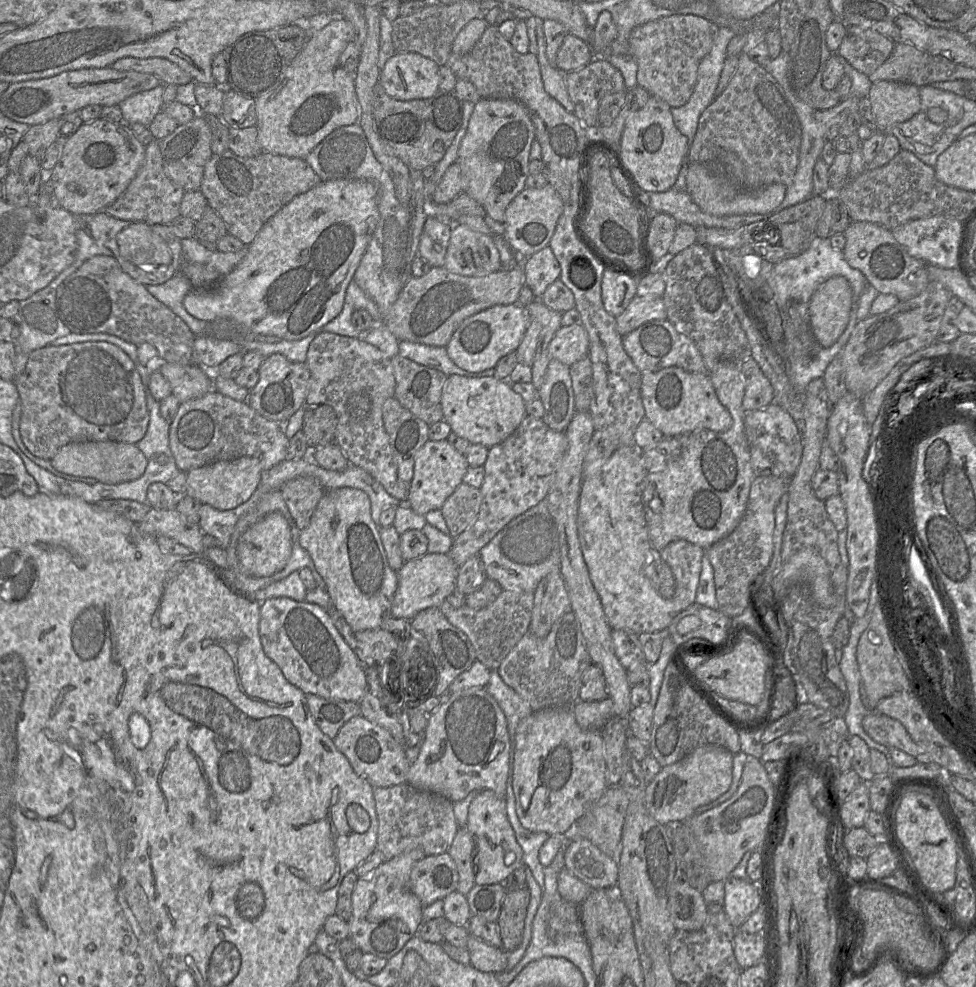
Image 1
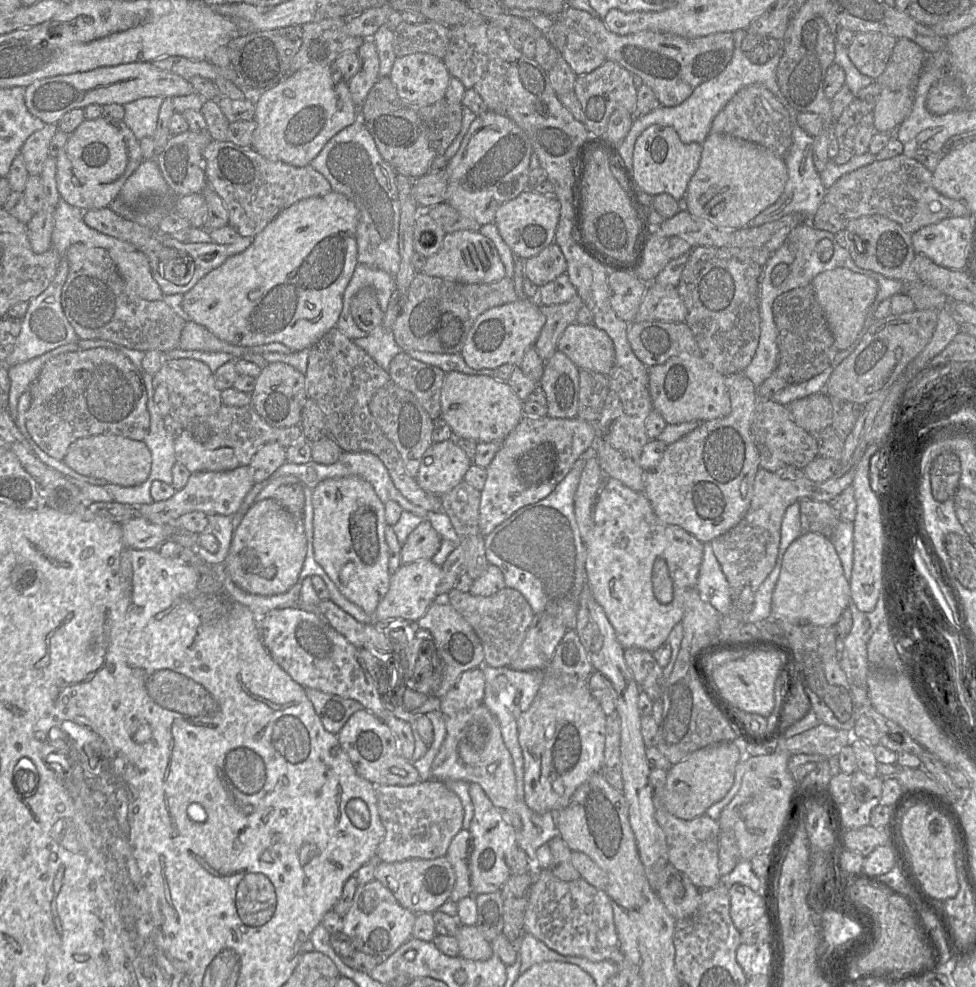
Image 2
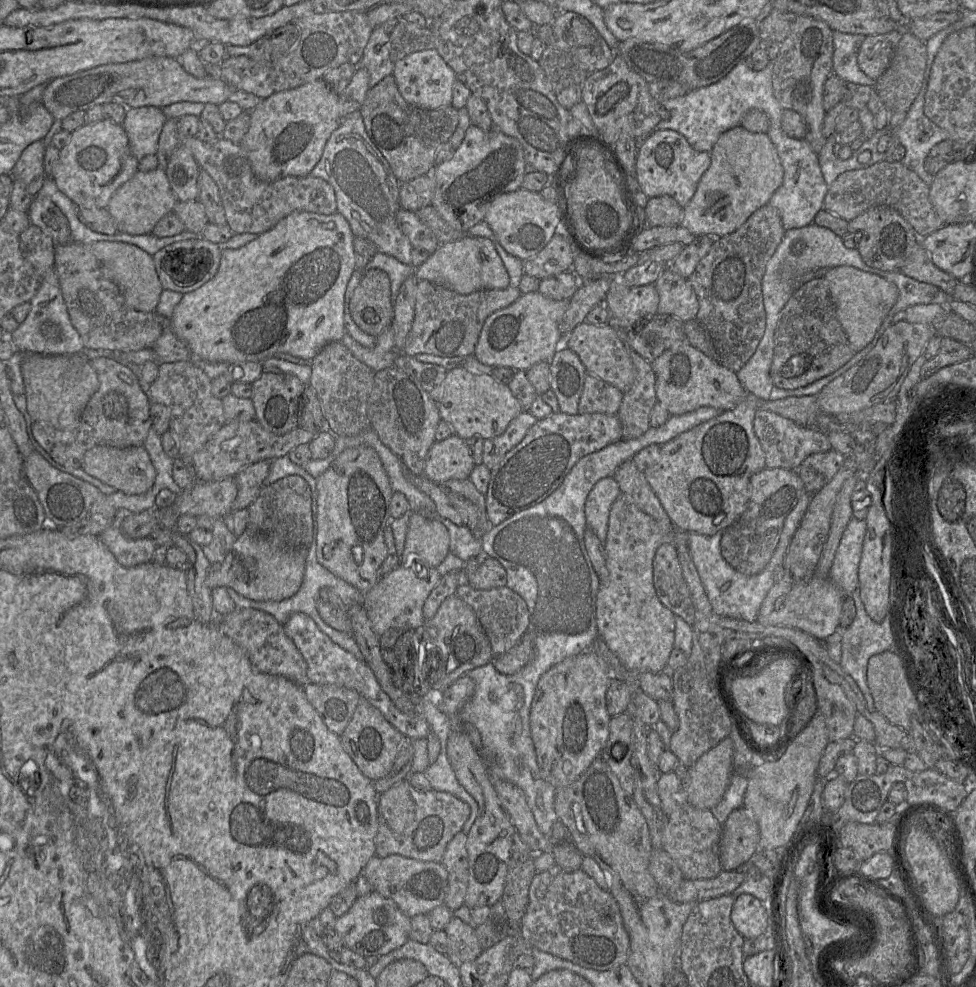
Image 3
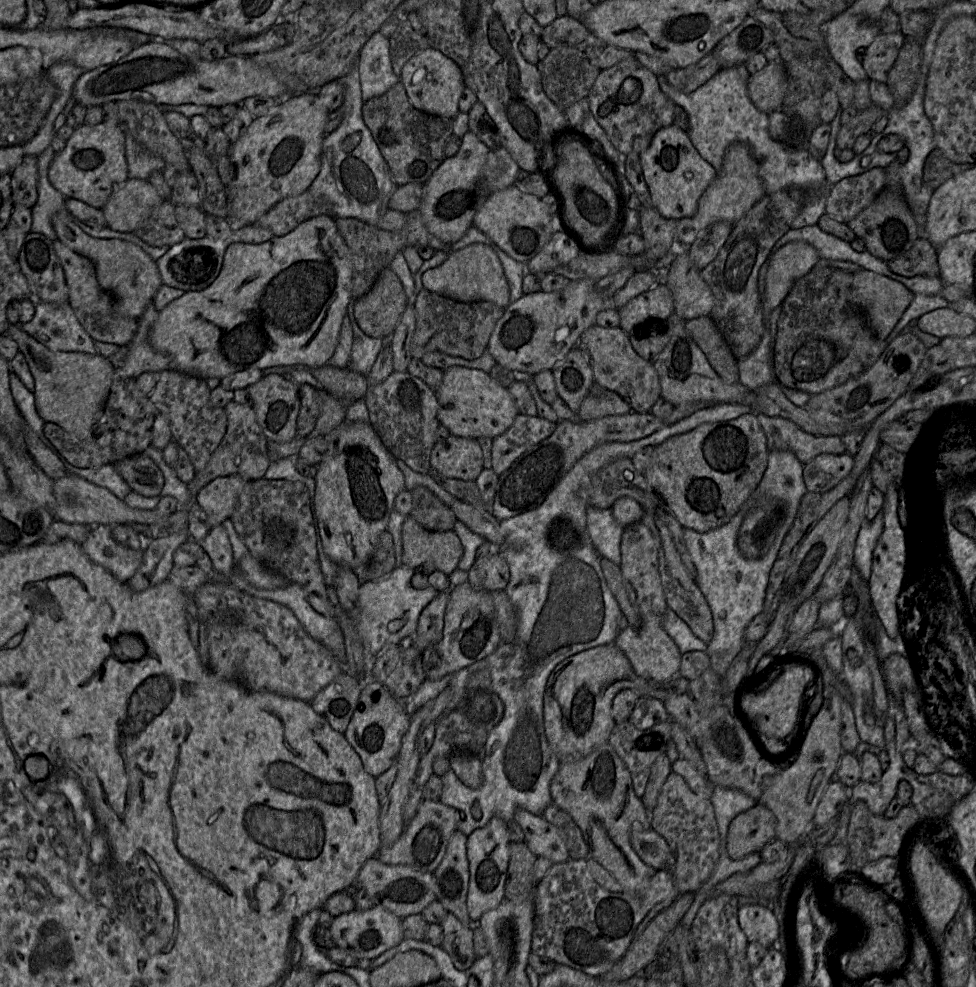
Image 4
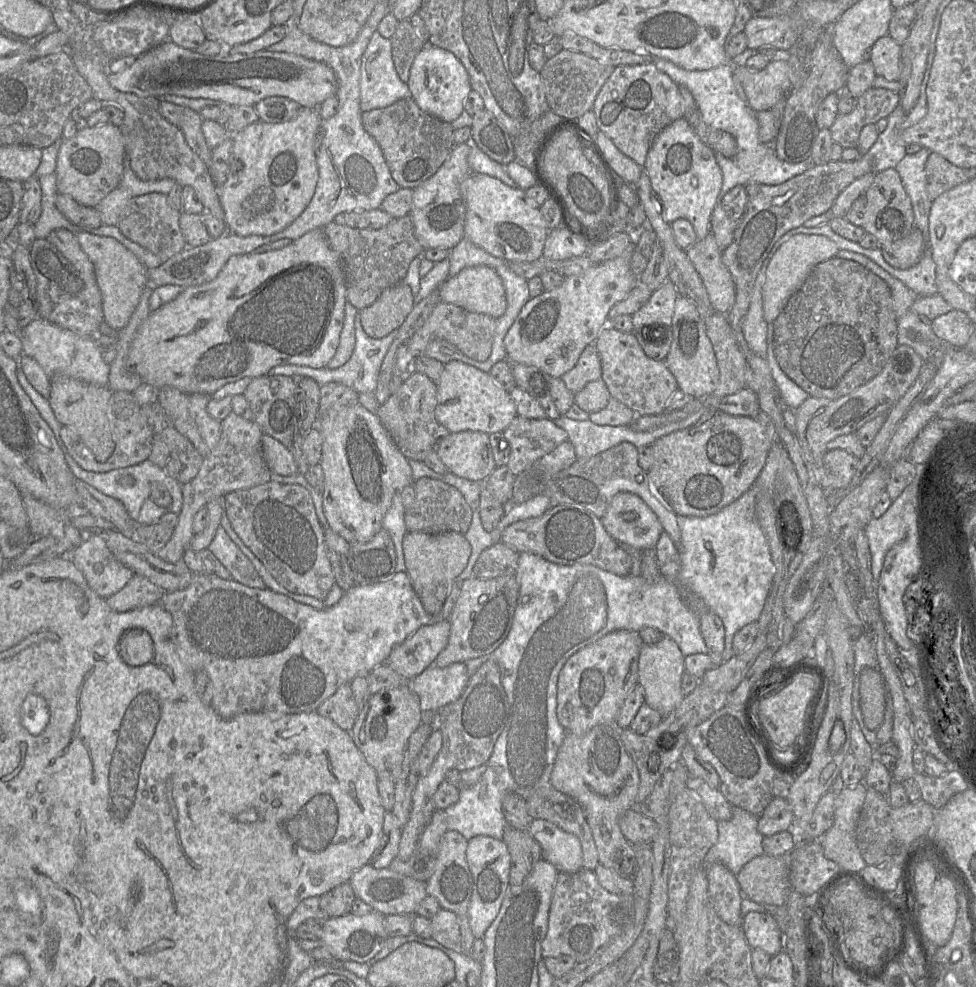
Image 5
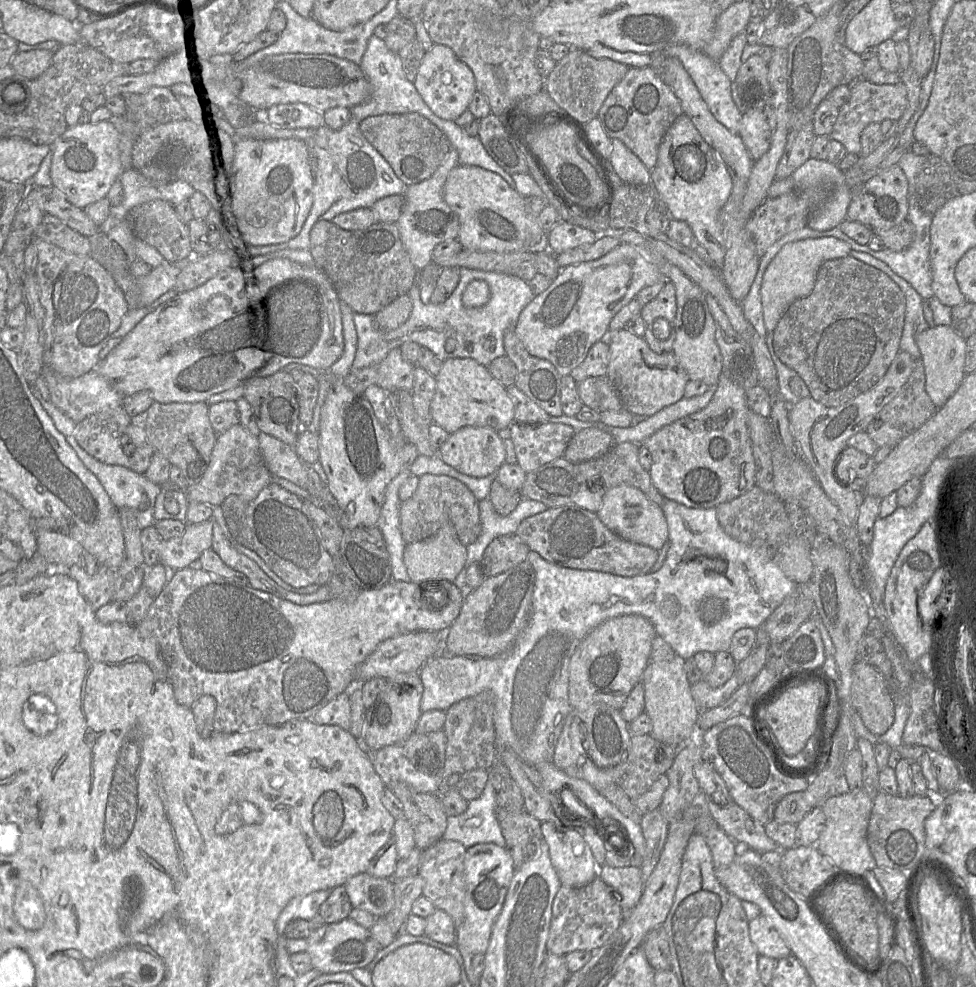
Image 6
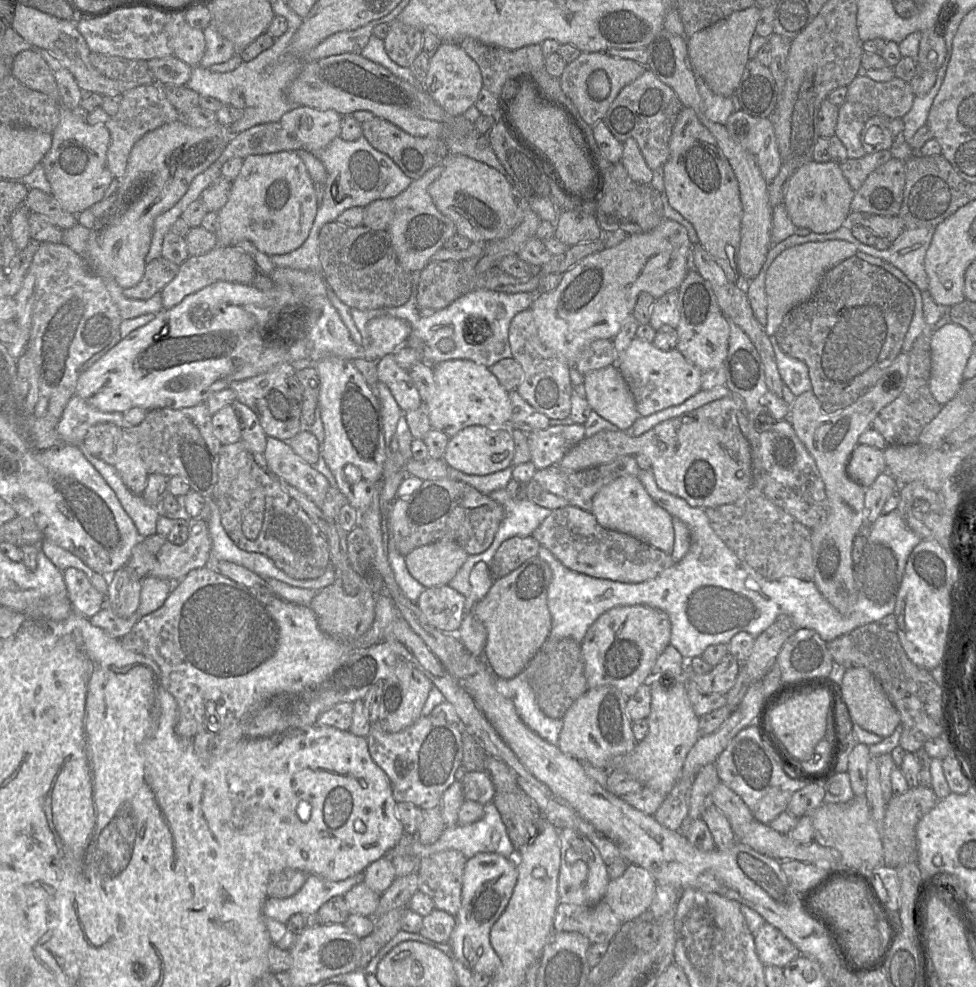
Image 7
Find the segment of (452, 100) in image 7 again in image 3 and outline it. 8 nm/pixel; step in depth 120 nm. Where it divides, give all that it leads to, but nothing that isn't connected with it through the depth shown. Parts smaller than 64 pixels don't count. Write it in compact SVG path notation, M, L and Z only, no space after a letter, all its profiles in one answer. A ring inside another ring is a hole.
M435 48L413 52L398 60L394 63L392 75L402 97L410 105L425 110L435 110L451 105L453 86L457 77Z

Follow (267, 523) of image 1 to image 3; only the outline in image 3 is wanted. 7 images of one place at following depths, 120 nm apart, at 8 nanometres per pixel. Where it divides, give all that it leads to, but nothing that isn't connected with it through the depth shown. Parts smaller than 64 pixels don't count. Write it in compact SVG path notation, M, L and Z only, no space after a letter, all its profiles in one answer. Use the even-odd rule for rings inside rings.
M247 529L239 535L225 559L219 564L211 564L207 574L207 584L213 589L218 586L231 587L241 595L253 600L281 601L293 596L300 588L305 571L308 550L286 547L279 540L271 540L267 535Z

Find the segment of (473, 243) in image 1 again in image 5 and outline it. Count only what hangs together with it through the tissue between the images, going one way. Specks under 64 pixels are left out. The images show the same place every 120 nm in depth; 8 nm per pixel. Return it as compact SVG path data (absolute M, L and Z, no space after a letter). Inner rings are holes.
M488 266L469 267L447 278L439 287L442 301L459 306L467 311L487 314L495 319L507 308L506 292L500 276Z

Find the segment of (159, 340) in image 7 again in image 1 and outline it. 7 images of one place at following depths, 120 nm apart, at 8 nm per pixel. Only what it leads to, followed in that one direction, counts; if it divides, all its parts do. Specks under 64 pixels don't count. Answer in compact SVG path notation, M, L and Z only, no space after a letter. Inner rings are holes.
M328 180L294 197L274 214L261 228L252 243L247 246L247 254L227 275L223 276L212 291L191 290L183 300L185 310L193 317L209 322L212 327L236 327L261 336L276 336L282 340L300 340L319 331L333 320L342 310L346 290L352 281L361 258L371 240L379 221L377 187L367 180Z

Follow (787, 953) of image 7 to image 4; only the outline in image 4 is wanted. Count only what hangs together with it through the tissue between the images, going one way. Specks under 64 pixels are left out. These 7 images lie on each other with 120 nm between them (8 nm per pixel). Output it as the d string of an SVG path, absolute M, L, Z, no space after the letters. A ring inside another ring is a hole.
M769 905L739 907L738 922L748 942L758 942L767 948L777 942L779 924Z

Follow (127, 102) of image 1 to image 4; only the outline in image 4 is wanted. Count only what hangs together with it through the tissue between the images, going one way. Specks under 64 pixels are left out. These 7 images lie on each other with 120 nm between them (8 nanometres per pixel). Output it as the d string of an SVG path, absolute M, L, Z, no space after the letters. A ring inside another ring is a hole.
M125 133L125 156L129 179L149 180L155 171L163 171L165 161L142 147L131 134Z

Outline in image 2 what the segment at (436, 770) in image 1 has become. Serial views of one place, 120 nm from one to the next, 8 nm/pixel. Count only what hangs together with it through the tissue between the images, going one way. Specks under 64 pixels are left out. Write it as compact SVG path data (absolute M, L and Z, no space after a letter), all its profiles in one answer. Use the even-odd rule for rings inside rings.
M483 704L446 717L446 736L432 766L433 779L479 784L493 805L515 830L521 828L516 806L516 782L512 756L507 749L498 719Z

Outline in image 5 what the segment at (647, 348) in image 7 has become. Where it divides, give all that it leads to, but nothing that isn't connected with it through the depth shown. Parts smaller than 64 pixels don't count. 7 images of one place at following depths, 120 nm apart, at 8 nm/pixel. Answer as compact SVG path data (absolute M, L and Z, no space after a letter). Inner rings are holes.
M606 325L594 345L601 359L601 379L613 398L632 409L637 416L659 415L665 411L667 401L678 390L676 379L663 361L646 356L634 333Z

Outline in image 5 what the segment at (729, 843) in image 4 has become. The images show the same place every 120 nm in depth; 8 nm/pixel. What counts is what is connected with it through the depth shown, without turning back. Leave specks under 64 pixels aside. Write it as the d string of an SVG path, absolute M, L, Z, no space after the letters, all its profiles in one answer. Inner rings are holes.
M776 797L771 800L757 819L758 831L765 837L790 829L793 813L785 798Z

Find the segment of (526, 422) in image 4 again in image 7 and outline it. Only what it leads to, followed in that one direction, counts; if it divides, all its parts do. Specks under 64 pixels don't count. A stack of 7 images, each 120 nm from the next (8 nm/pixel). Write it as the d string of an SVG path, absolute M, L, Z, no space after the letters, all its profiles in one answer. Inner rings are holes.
M582 424L549 426L527 434L531 462L537 470L558 464L566 453L585 438Z

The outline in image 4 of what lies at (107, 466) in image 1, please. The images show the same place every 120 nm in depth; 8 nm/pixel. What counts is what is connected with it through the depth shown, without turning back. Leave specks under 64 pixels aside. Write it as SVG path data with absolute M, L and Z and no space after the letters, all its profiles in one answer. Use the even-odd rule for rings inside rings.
M144 453L126 457L113 466L132 492L145 497L160 495L164 486L163 474Z

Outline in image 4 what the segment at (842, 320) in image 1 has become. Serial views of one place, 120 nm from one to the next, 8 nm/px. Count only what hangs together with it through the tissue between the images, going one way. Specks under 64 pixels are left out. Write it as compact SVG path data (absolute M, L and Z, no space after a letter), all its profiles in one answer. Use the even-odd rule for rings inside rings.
M820 259L814 267L832 267L853 273L852 302L866 311L867 324L879 340L888 337L914 298L914 294L902 283L850 261Z

